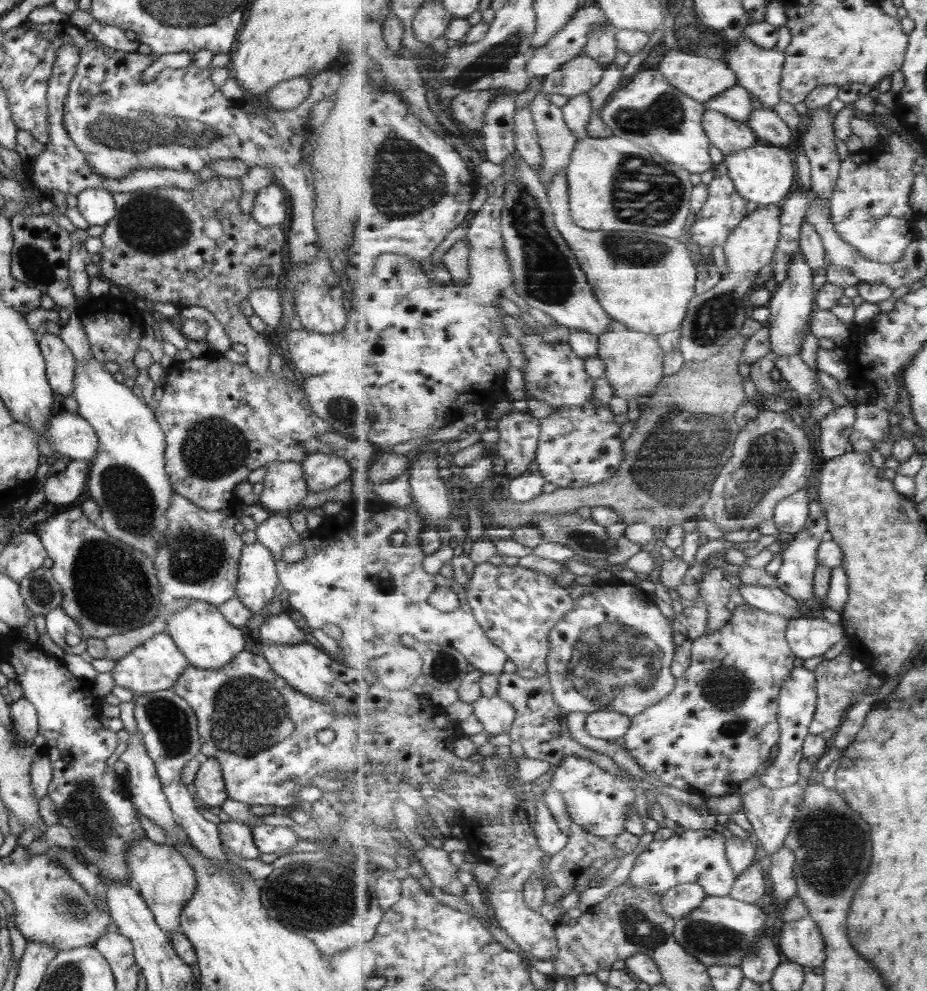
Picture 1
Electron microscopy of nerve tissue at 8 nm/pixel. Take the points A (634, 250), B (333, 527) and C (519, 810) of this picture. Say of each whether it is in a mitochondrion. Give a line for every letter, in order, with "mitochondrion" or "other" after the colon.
A: mitochondrion
B: other
C: other

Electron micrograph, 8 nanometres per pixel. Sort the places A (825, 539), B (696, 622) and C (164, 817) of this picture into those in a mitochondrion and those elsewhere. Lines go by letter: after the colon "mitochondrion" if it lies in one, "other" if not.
A: other
B: other
C: other

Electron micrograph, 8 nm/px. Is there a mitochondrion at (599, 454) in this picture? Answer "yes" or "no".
no

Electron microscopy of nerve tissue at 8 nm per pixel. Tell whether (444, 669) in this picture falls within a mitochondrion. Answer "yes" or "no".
yes

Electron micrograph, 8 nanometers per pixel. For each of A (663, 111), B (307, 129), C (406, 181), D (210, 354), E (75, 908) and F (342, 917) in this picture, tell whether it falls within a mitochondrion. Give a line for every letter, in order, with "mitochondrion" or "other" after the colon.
A: mitochondrion
B: other
C: mitochondrion
D: other
E: mitochondrion
F: mitochondrion

